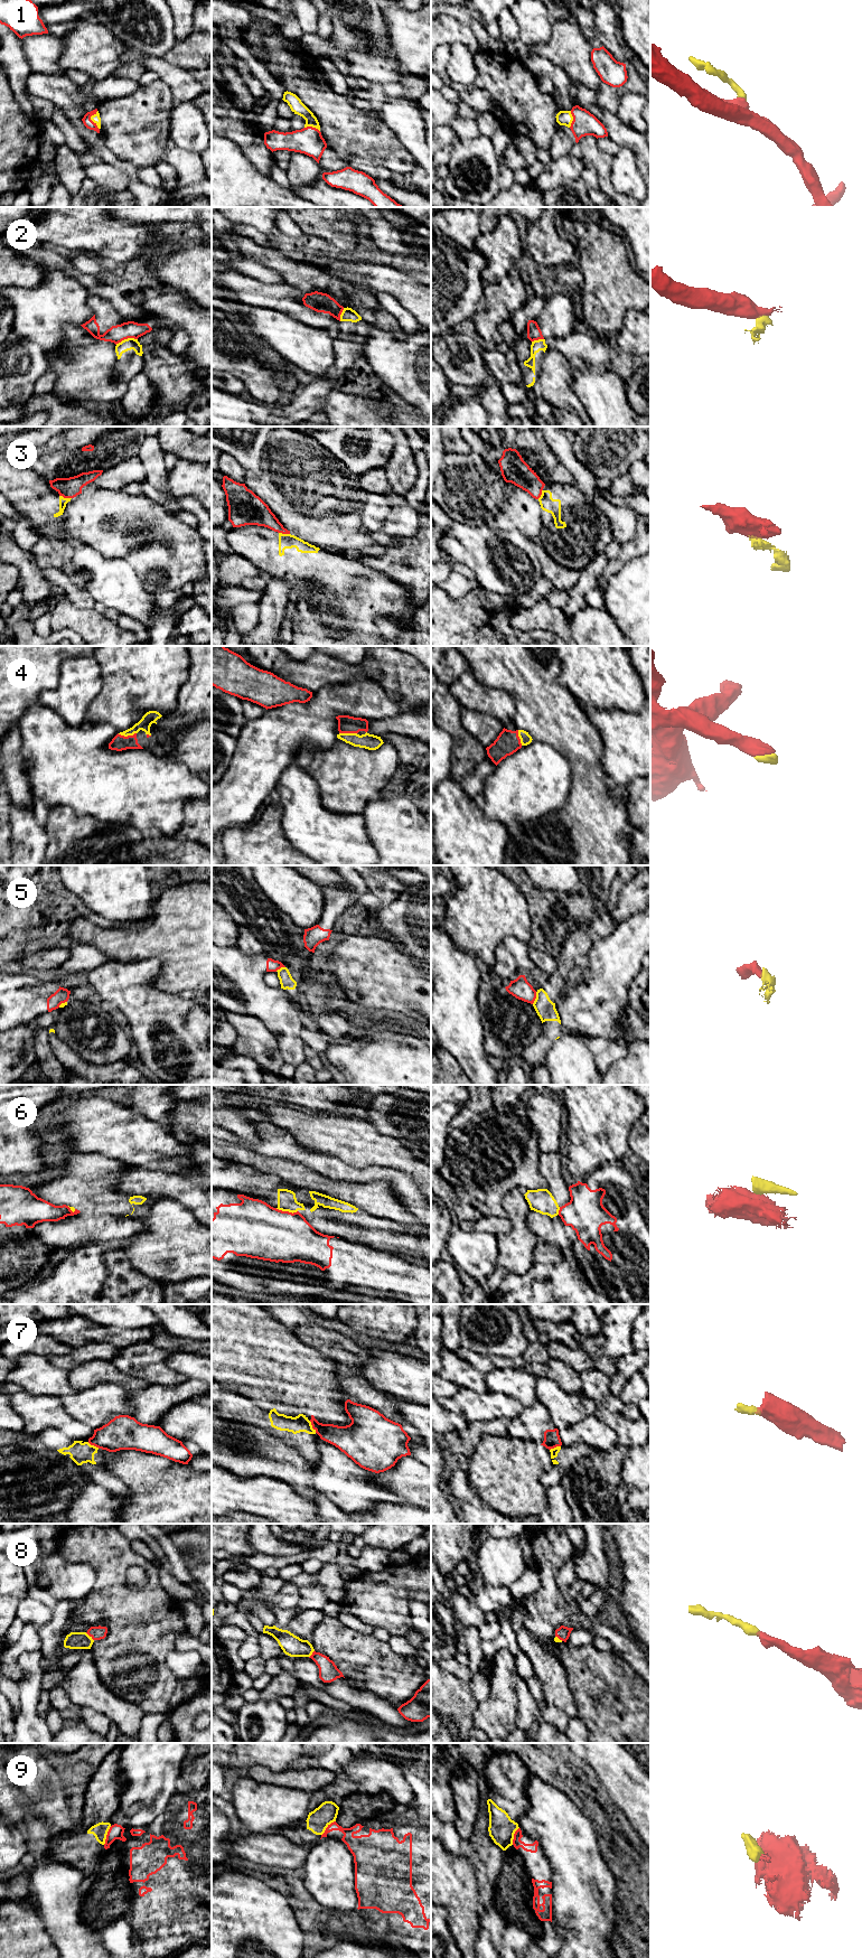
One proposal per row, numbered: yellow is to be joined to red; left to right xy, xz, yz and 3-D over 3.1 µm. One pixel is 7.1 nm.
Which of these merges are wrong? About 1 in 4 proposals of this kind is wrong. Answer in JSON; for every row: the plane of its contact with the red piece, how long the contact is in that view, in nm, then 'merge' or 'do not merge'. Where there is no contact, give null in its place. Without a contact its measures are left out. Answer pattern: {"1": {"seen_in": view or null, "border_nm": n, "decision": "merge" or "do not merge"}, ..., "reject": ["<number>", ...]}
{"1": {"seen_in": "xy", "border_nm": 140, "decision": "merge"}, "2": {"seen_in": "xy", "border_nm": 170, "decision": "do not merge"}, "3": {"seen_in": "xy", "border_nm": 90, "decision": "do not merge"}, "4": {"seen_in": "xy", "border_nm": 140, "decision": "merge"}, "5": {"seen_in": "yz", "border_nm": 90, "decision": "do not merge"}, "6": {"seen_in": "xz", "border_nm": 160, "decision": "do not merge"}, "7": {"seen_in": "xz", "border_nm": 100, "decision": "do not merge"}, "8": {"seen_in": "xy", "border_nm": 90, "decision": "merge"}, "9": {"seen_in": "xy", "border_nm": 150, "decision": "do not merge"}, "reject": ["2", "3", "5", "6", "7", "9"]}

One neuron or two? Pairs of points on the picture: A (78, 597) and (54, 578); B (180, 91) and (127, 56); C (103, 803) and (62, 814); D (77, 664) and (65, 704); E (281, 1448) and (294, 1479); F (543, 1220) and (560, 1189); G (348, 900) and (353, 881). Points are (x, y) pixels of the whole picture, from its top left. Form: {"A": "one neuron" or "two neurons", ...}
{"A": "one neuron", "B": "one neuron", "C": "two neurons", "D": "one neuron", "E": "one neuron", "F": "two neurons", "G": "one neuron"}

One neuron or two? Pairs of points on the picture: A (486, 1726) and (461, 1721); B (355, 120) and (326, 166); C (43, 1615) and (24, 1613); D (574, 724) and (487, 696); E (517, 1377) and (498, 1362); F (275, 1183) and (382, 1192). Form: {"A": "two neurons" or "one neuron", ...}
{"A": "two neurons", "B": "two neurons", "C": "one neuron", "D": "two neurons", "E": "two neurons", "F": "two neurons"}

